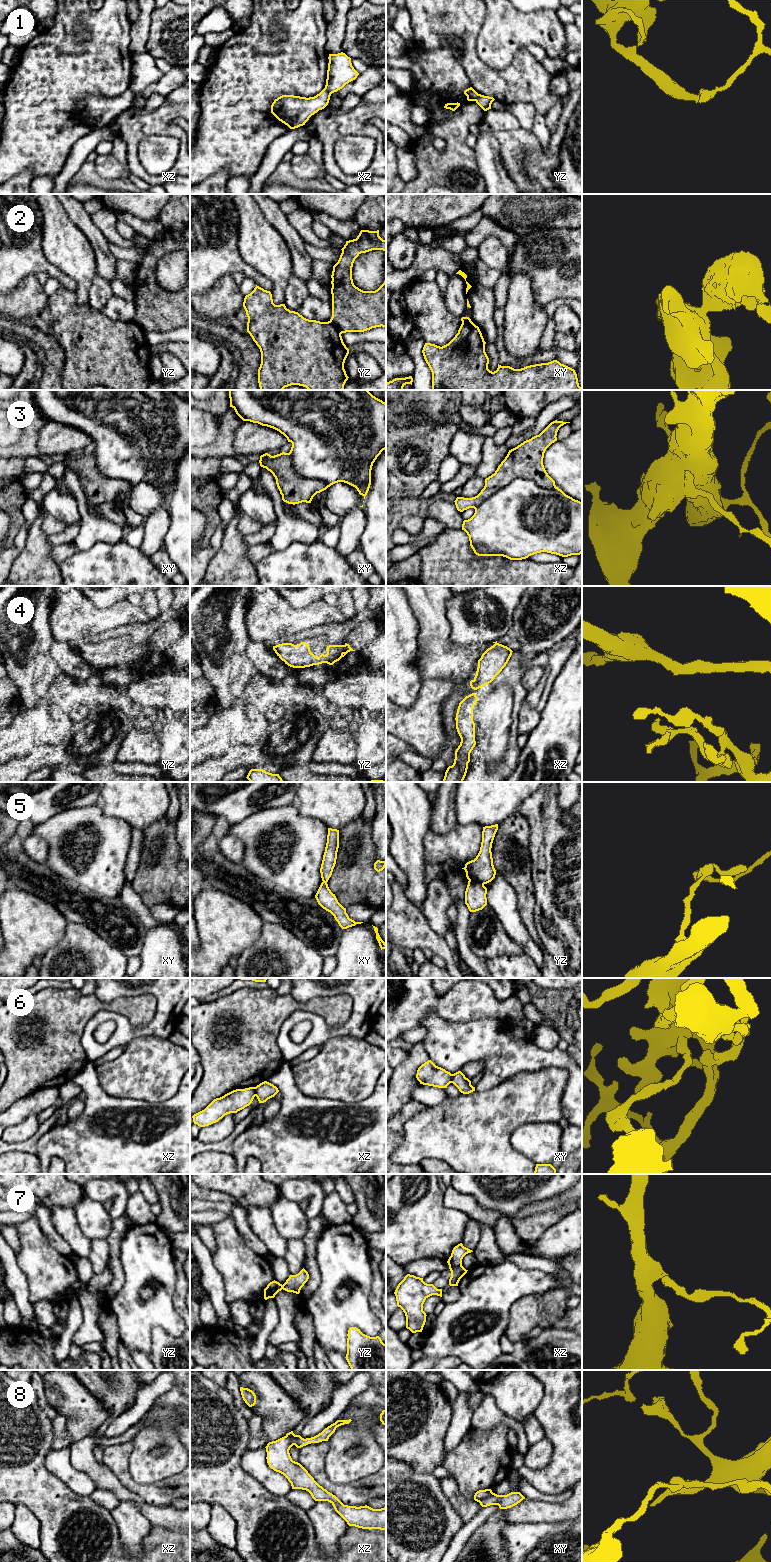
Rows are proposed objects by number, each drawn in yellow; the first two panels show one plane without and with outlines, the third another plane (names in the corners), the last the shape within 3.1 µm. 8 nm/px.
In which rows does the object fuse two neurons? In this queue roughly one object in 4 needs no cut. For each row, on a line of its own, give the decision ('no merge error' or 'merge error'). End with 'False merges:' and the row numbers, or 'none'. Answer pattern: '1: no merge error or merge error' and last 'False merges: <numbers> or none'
1: merge error
2: merge error
3: merge error
4: no merge error
5: merge error
6: merge error
7: merge error
8: merge error
False merges: 1, 2, 3, 5, 6, 7, 8

